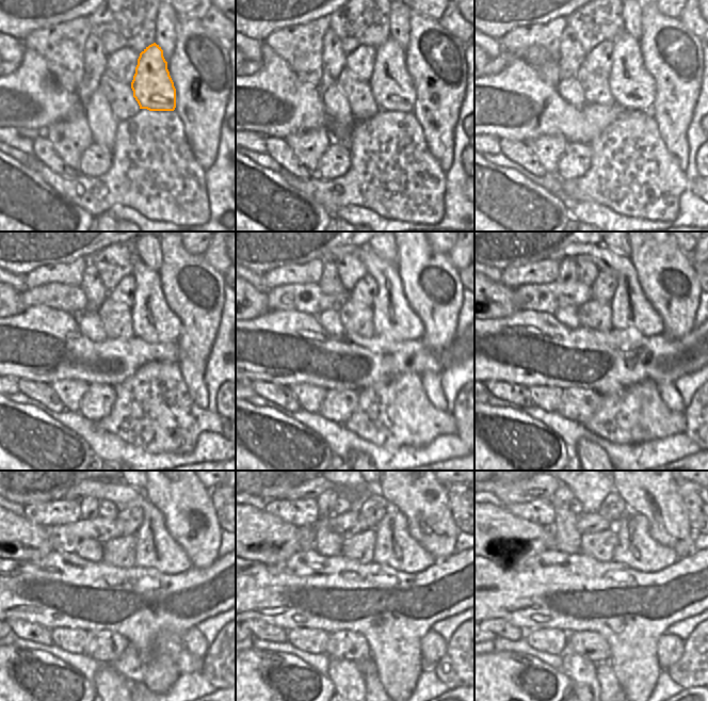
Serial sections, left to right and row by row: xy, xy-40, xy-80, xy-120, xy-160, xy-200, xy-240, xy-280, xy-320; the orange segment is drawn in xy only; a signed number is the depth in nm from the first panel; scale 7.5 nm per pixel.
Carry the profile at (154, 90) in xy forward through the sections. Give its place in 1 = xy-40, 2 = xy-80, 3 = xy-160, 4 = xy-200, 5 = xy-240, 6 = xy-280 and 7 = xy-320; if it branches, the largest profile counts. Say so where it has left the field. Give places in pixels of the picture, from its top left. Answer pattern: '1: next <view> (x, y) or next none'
1: next xy-40 (391, 85)
2: next xy-80 (632, 88)
3: next xy-160 (392, 317)
4: next xy-200 (630, 308)
5: next xy-240 (155, 547)
6: next xy-280 (395, 547)
7: next xy-320 (636, 548)

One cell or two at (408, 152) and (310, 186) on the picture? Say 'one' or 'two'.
one

